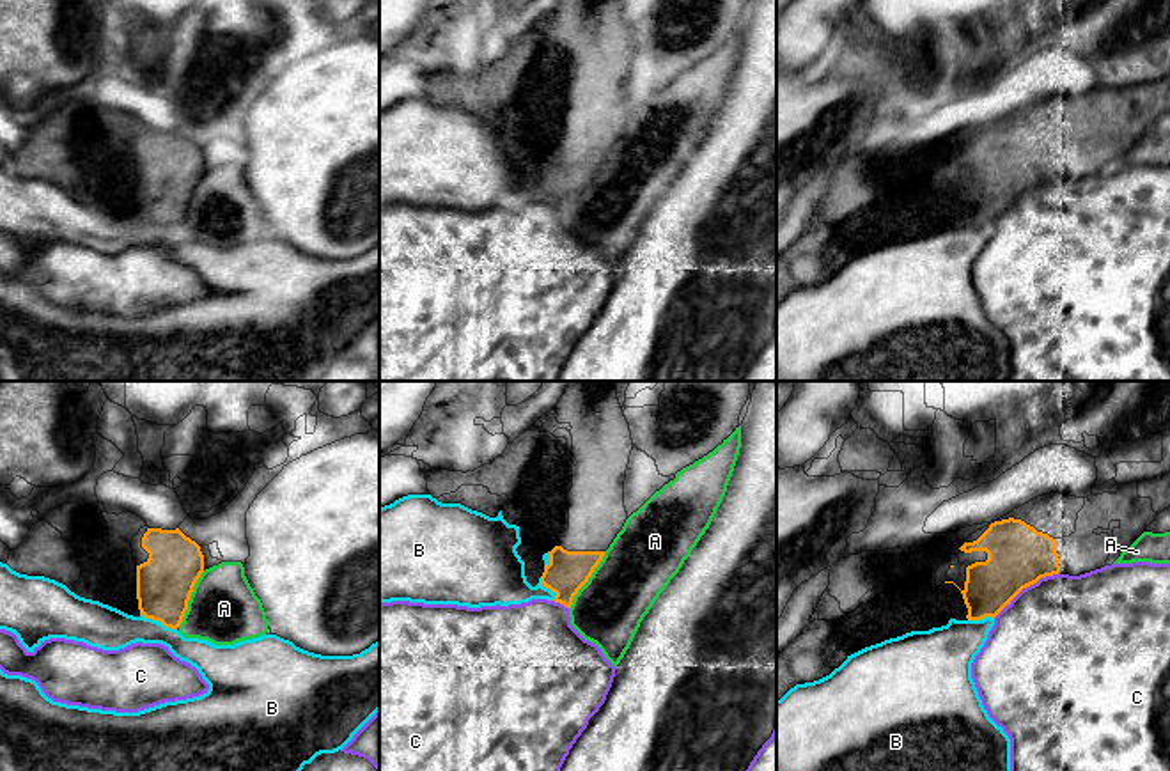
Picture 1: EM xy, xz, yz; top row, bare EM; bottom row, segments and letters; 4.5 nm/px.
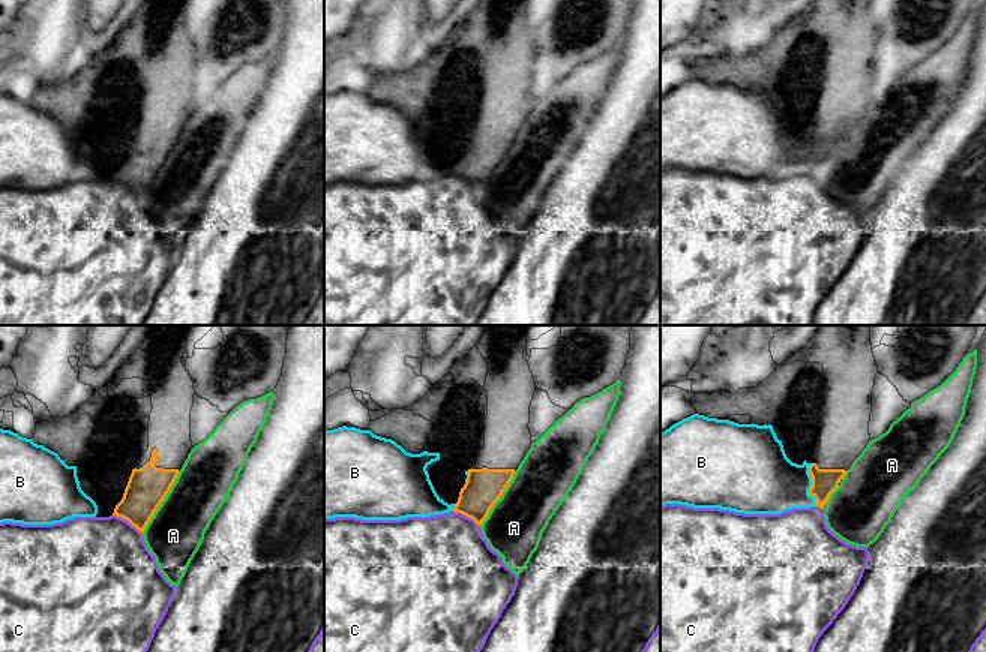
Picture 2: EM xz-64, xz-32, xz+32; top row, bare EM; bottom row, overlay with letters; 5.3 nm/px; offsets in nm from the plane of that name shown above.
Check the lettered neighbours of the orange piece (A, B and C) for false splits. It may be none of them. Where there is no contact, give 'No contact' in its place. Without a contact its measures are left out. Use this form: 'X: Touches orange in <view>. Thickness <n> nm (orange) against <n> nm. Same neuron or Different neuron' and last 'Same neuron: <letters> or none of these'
A: Touches orange in xz. Thickness 190 nm (orange) against 320 nm. Different neuron
B: Touches orange in xy. Thickness 260 nm (orange) against 200 nm. Different neuron
C: Touches orange in yz. Thickness 280 nm (orange) against 500 nm. Different neuron
Same neuron: none of these

